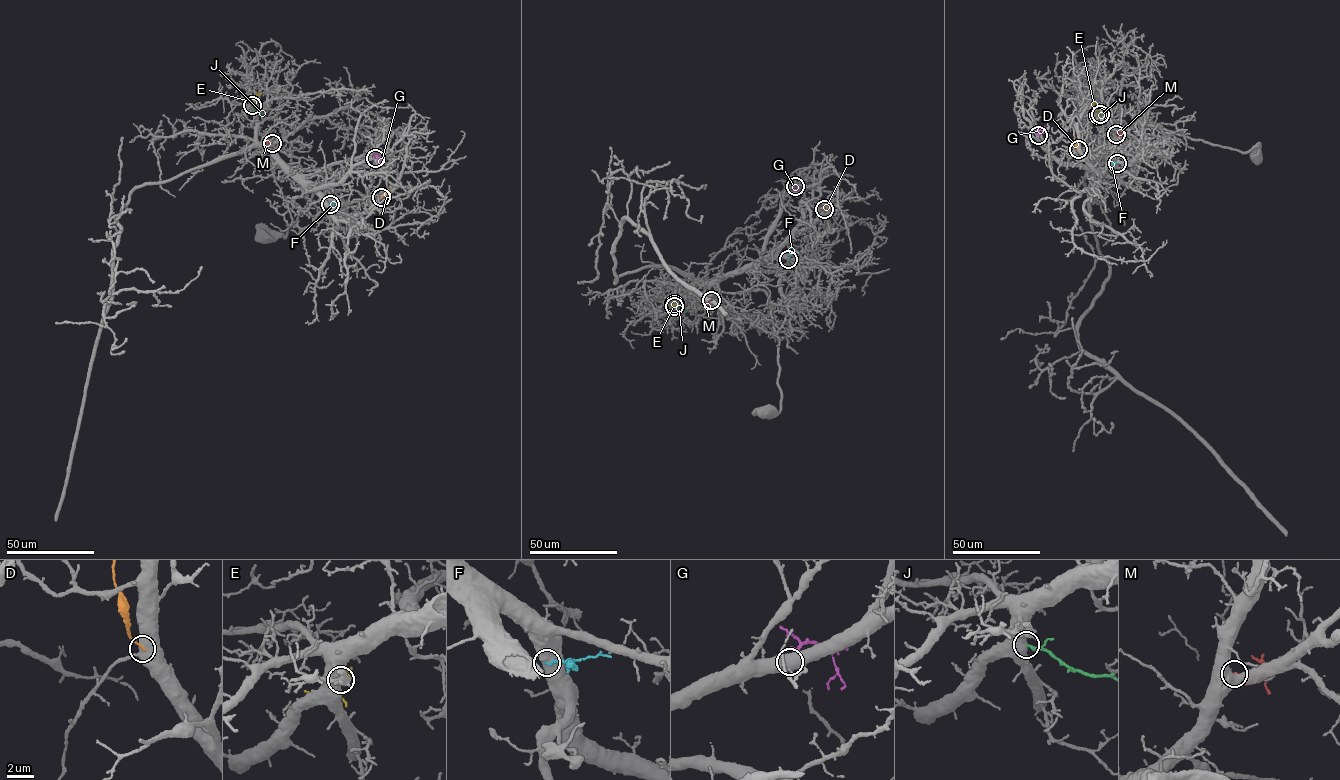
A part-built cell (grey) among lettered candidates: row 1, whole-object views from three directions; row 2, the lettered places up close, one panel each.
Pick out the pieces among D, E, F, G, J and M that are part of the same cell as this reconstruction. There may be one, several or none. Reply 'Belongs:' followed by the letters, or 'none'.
Belongs: G, J

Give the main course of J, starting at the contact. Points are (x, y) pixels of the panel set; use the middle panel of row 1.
J: (674, 306), (689, 311)

